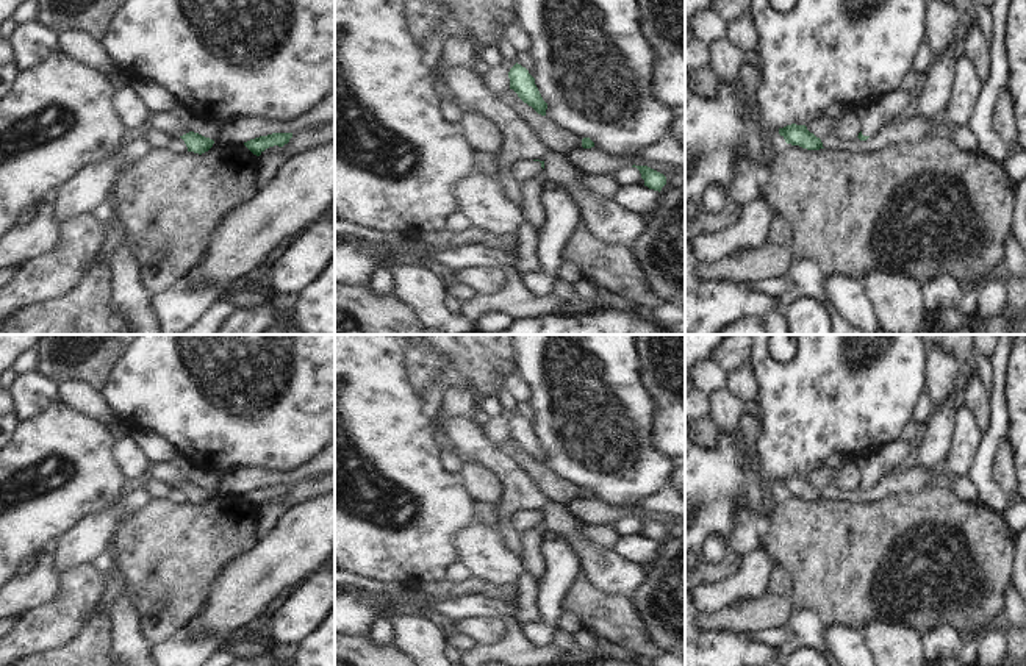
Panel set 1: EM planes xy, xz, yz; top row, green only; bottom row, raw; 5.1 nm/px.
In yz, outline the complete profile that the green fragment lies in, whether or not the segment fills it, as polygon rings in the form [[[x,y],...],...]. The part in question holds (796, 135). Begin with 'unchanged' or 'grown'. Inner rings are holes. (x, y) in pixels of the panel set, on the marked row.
unchanged; [[[787,125],[779,128],[779,134],[785,139],[787,144],[791,145],[799,145],[807,150],[824,149],[821,139],[810,133],[805,125]]]

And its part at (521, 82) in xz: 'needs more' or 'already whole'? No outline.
already whole

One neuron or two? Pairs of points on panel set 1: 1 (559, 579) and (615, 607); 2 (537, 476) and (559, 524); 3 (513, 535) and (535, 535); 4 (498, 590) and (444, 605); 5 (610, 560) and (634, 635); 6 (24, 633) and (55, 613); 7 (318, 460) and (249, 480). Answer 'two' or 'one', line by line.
1: two
2: two
3: two
4: two
5: two
6: one
7: one

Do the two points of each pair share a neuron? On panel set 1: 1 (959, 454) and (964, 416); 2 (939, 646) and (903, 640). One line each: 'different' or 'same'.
1: same
2: different

